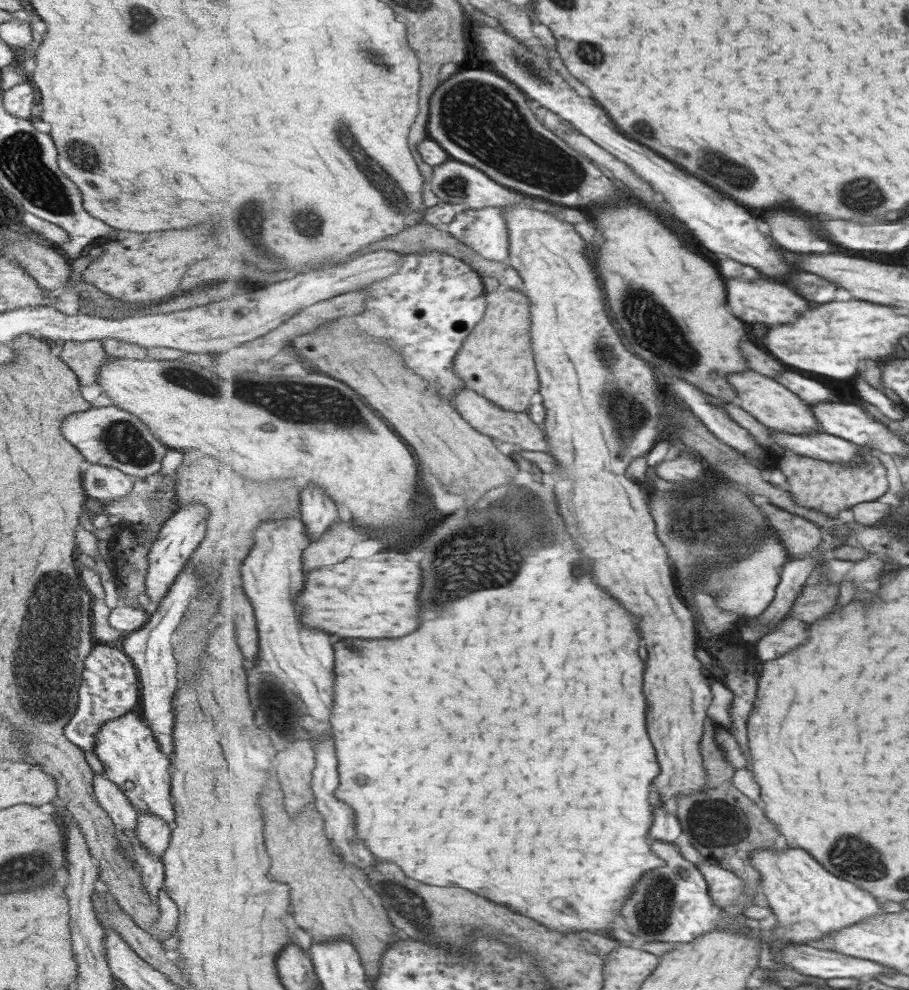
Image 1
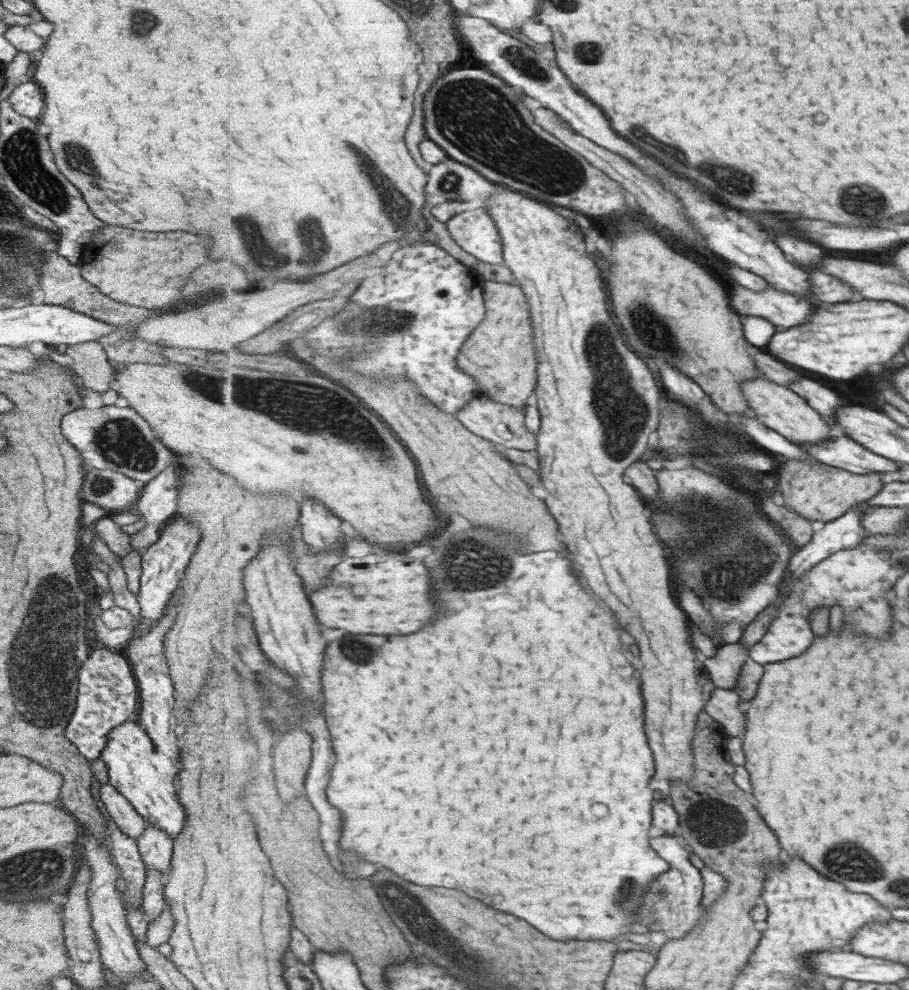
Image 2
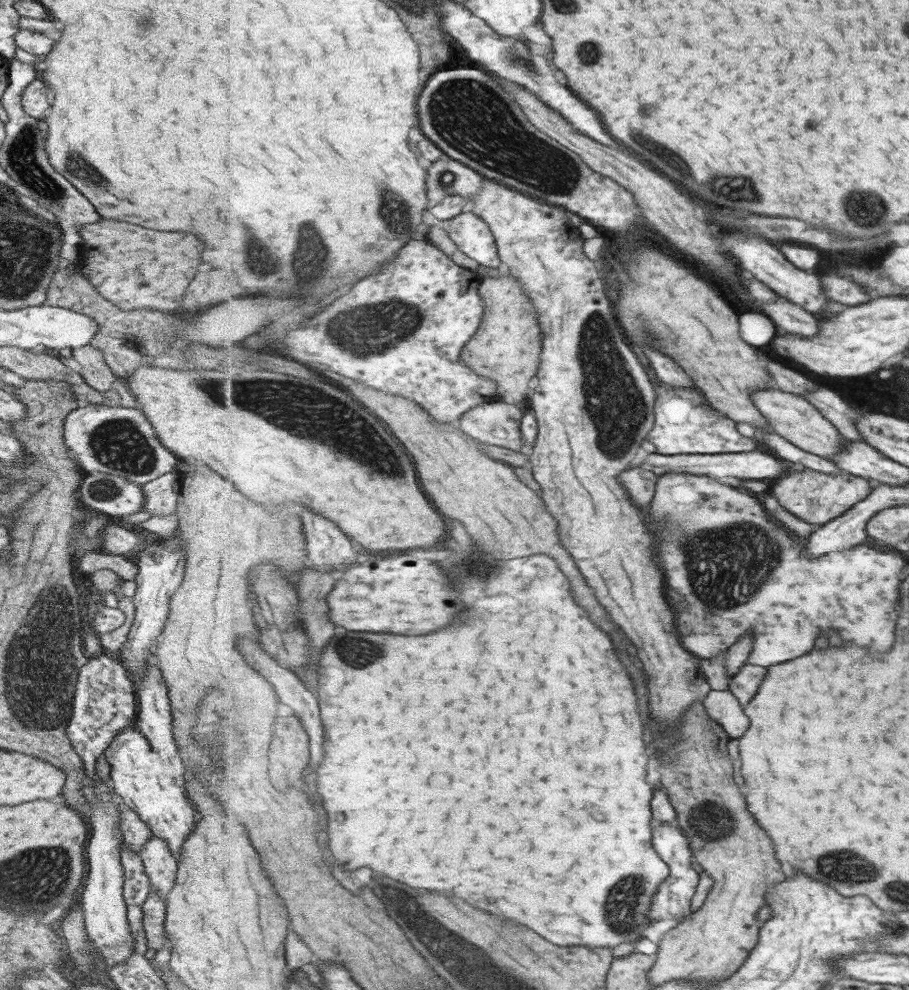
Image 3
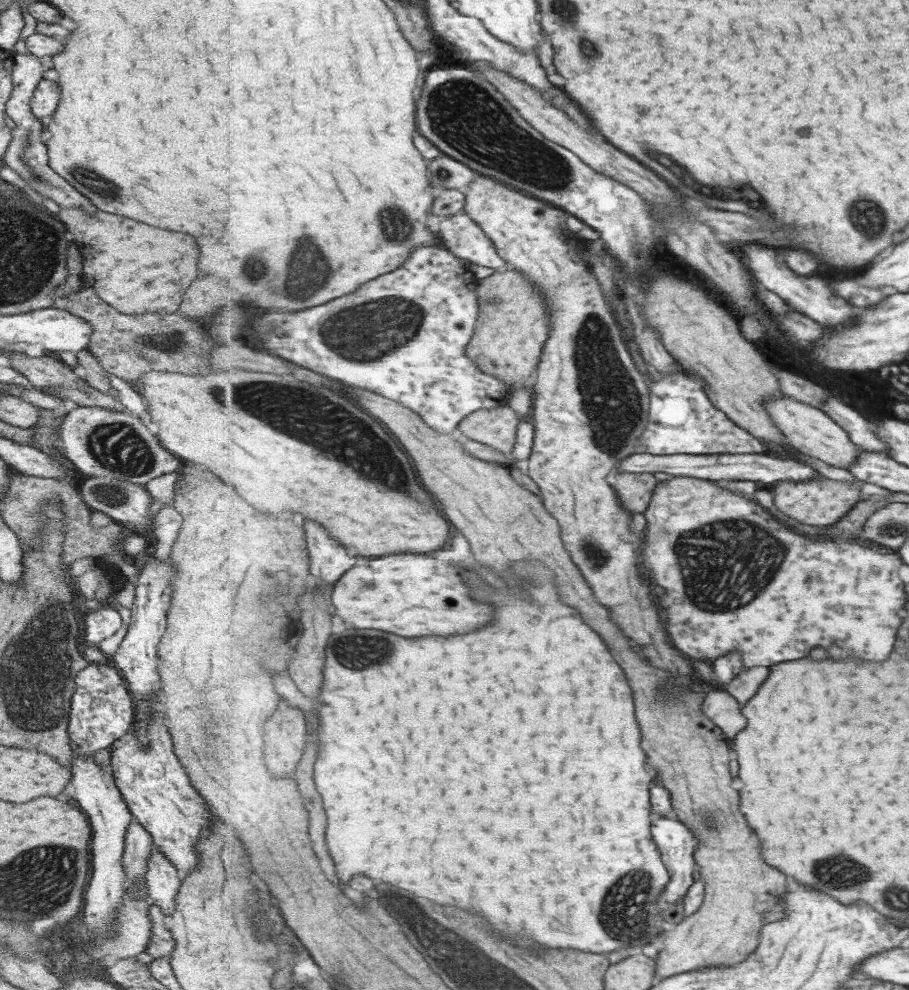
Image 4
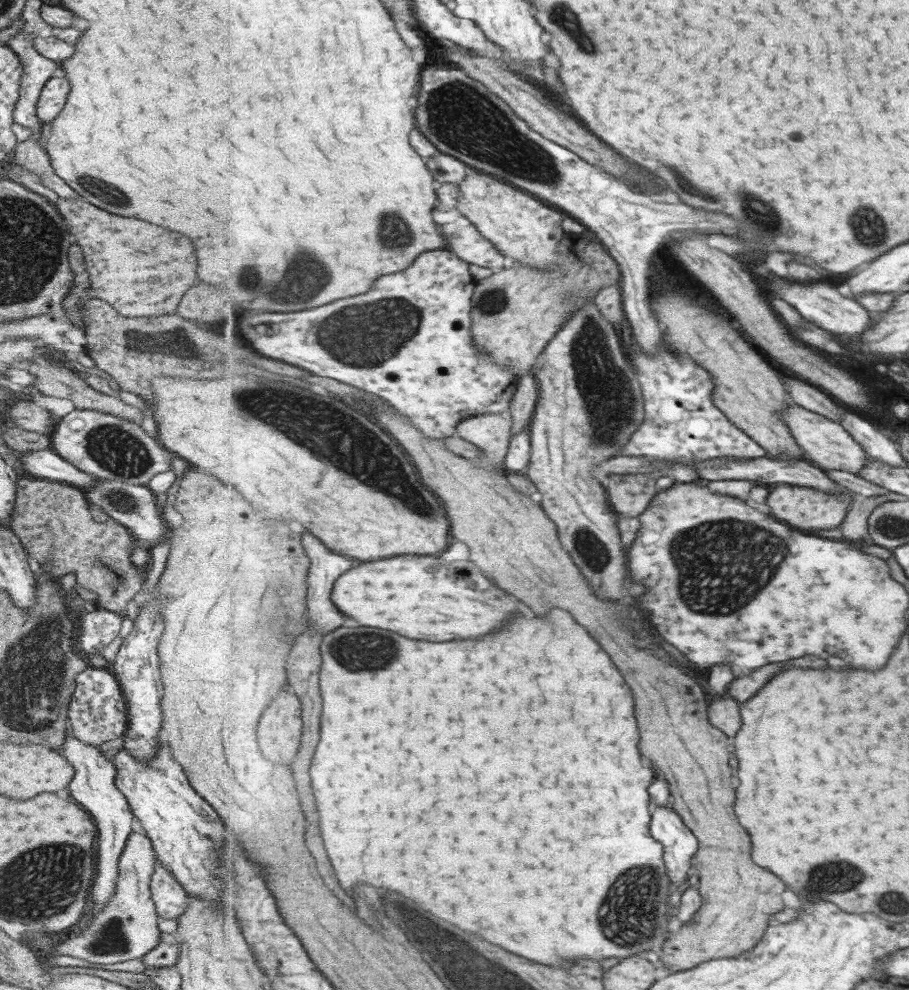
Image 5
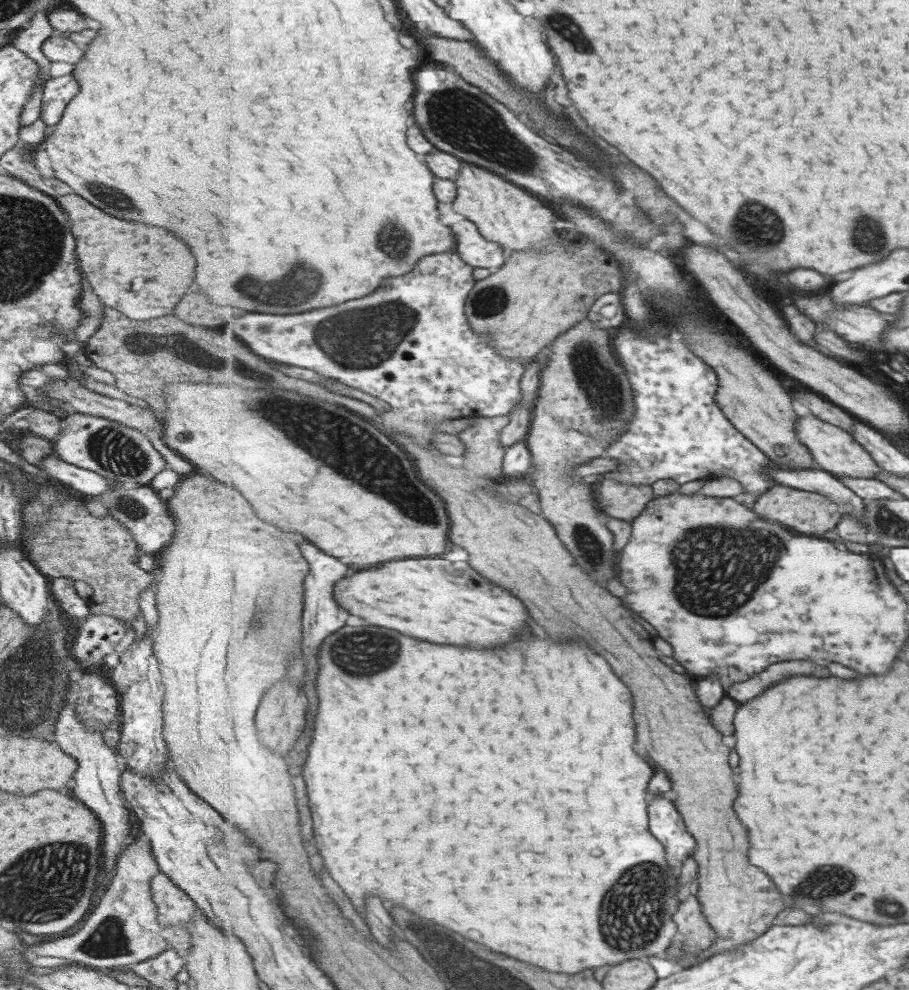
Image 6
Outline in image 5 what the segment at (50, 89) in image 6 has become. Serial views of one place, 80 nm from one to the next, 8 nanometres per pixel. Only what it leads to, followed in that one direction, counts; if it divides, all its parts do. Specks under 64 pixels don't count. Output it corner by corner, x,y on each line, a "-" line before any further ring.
63,78
47,79
39,92
39,98
35,103
37,118
46,126
63,108
69,94
69,82

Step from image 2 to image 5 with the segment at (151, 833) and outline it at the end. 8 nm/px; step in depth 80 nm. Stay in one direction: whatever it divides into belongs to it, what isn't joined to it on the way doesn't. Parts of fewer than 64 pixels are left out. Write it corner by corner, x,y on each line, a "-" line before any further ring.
157,860
148,884
159,919
177,918
186,907
186,893
180,882

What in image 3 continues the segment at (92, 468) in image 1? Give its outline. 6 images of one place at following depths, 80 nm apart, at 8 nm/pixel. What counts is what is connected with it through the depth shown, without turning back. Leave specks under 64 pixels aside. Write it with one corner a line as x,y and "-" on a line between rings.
91,472
85,475
77,490
84,508
106,515
113,521
142,510
143,493
140,485
120,476

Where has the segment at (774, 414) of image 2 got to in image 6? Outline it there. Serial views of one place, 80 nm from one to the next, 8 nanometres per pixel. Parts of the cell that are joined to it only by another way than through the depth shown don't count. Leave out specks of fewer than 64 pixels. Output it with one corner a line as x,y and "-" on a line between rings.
813,413
807,414
807,416
801,416
797,419
796,428
800,440
810,449
813,458
824,471
839,477
850,476
872,479
880,474
882,467
880,464
877,464
876,460
873,460
872,453
870,453
852,433
847,432
844,428
821,420

